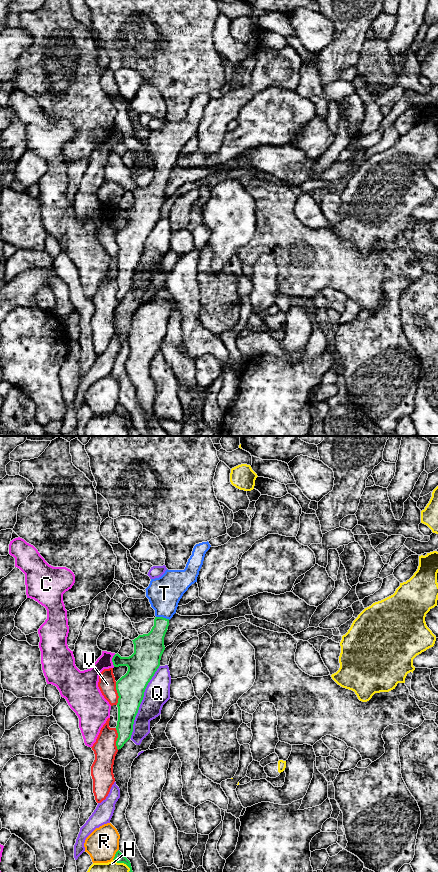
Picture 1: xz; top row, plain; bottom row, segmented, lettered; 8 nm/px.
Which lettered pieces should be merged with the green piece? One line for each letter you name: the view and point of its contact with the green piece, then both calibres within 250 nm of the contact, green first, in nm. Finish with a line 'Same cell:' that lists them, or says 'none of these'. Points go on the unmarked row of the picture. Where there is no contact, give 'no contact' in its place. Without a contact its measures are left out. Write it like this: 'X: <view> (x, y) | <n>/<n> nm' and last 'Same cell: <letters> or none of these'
T: xz (162, 169) | 200/280 nm
Same cell: T

